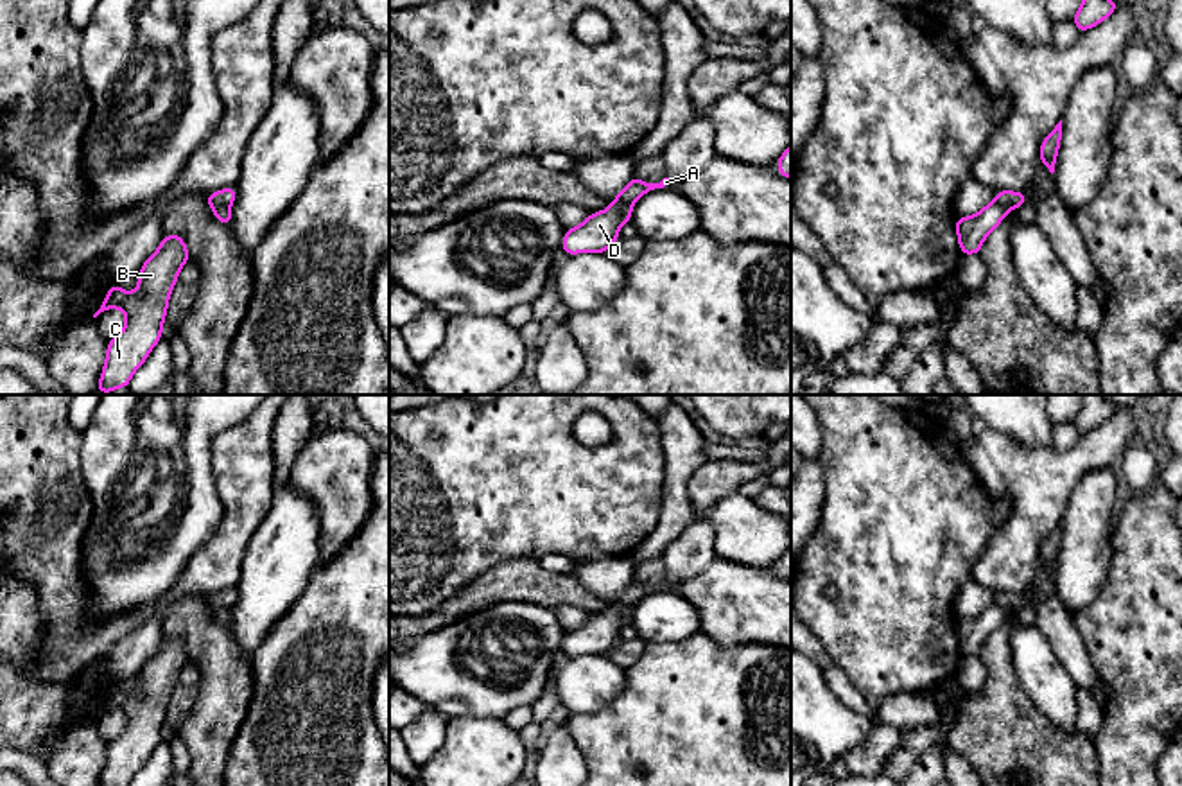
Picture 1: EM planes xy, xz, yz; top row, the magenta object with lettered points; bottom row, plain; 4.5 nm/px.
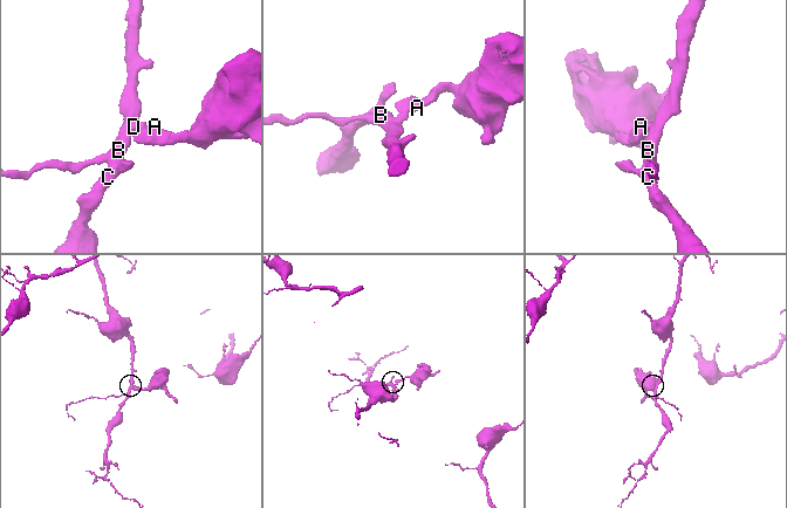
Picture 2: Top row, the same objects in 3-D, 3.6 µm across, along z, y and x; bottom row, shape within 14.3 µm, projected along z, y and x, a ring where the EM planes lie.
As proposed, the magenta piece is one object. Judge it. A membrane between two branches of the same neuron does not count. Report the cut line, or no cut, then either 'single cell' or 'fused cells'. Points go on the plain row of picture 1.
cut in xy along (230, 605), (212, 611); fused cells

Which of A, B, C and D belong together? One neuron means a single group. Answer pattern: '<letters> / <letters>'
A / B C D

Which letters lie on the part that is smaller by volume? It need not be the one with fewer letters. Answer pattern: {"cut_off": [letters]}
{"cut_off": ["A"]}

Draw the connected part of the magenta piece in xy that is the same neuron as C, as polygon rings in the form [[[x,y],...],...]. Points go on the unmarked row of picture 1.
[[[163,637],[160,650],[143,664],[138,673],[138,689],[126,694],[113,686],[102,702],[100,711],[93,716],[109,711],[122,711],[126,716],[126,729],[108,743],[106,763],[99,786],[129,786],[135,773],[145,764],[156,745],[163,739],[161,730],[167,720],[169,700],[178,684],[181,669],[190,662],[190,655],[181,637]]]

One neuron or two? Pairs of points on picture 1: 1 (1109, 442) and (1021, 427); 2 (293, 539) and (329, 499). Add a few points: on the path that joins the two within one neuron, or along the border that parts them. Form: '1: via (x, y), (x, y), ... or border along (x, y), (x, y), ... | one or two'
1: border along (1010, 435), (1026, 445), (1051, 445) | two
2: border along (289, 481), (314, 508), (320, 555) | two

